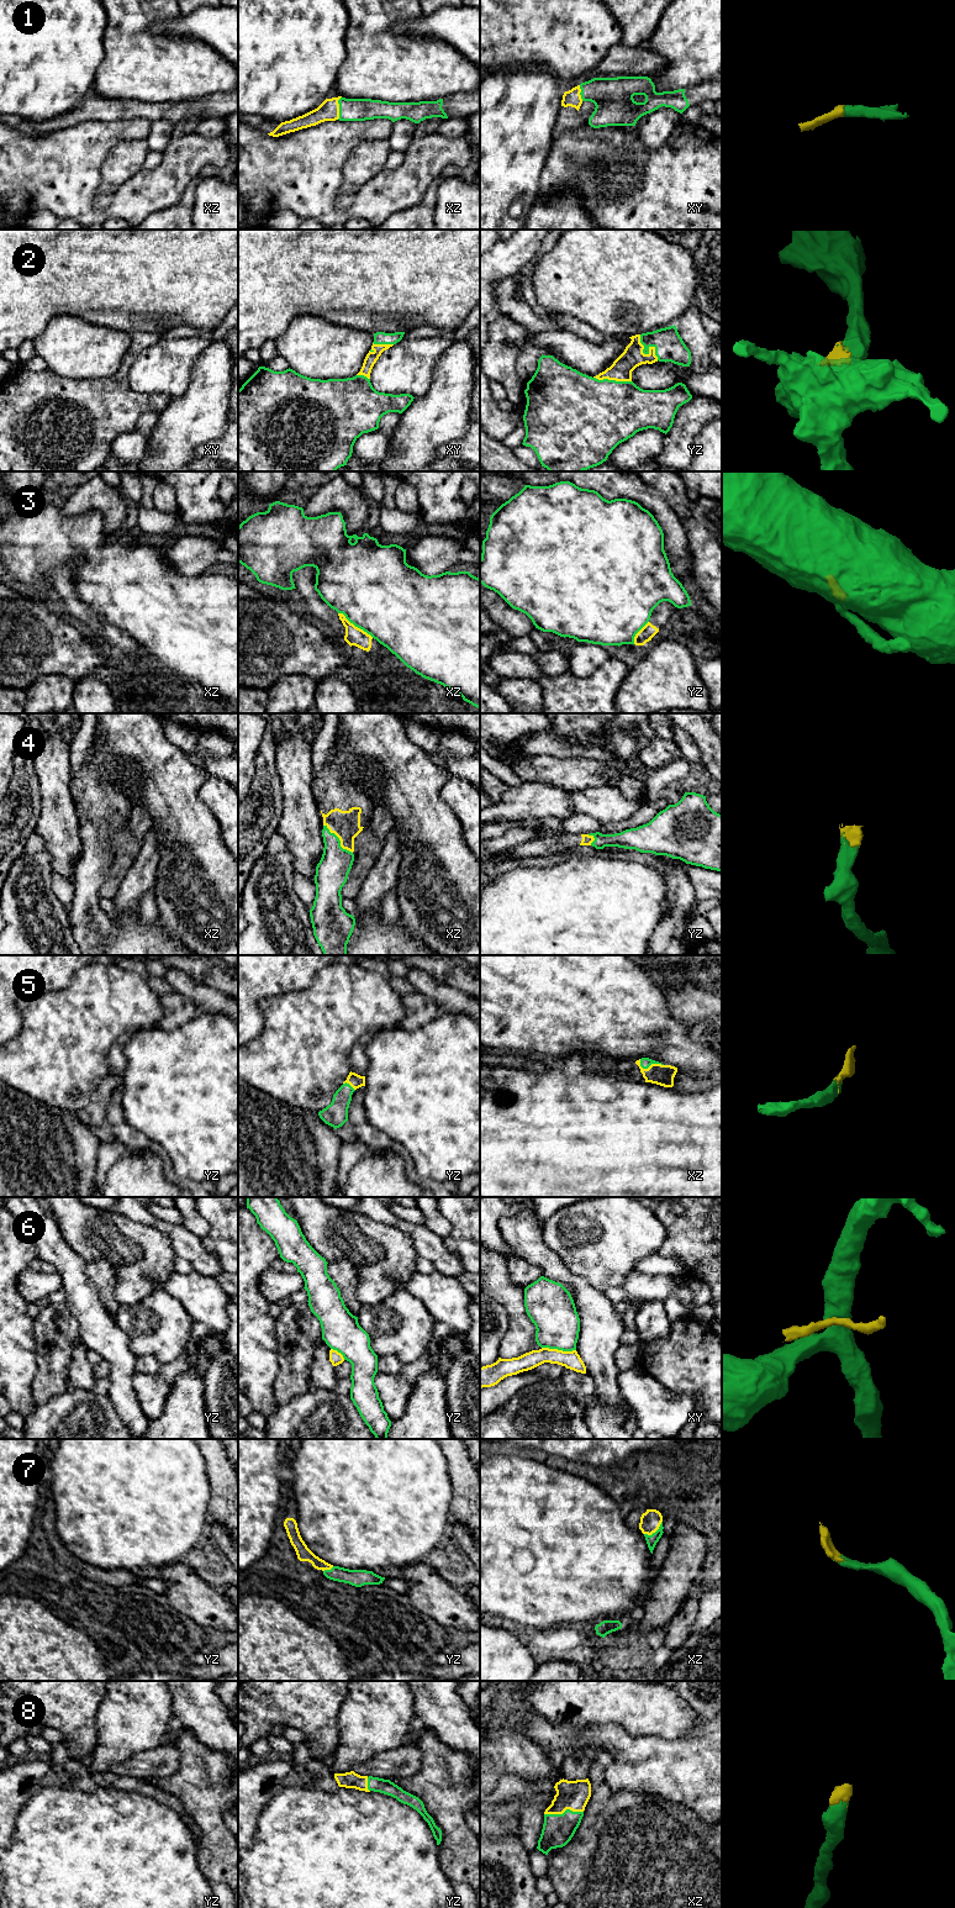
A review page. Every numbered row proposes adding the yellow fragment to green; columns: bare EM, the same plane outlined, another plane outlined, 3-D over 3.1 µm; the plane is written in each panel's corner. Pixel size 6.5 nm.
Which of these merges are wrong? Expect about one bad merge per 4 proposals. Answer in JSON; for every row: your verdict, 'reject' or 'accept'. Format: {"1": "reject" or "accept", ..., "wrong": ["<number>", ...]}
{"1": "accept", "2": "accept", "3": "reject", "4": "accept", "5": "accept", "6": "reject", "7": "accept", "8": "accept", "wrong": ["3", "6"]}

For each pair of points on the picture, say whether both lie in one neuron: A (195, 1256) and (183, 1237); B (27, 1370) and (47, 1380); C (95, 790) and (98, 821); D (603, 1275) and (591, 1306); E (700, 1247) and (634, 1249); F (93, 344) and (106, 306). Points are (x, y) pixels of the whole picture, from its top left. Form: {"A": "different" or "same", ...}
{"A": "same", "B": "different", "C": "same", "D": "different", "E": "different", "F": "different"}

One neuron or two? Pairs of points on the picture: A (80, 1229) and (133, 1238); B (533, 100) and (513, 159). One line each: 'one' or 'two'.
A: one
B: one

